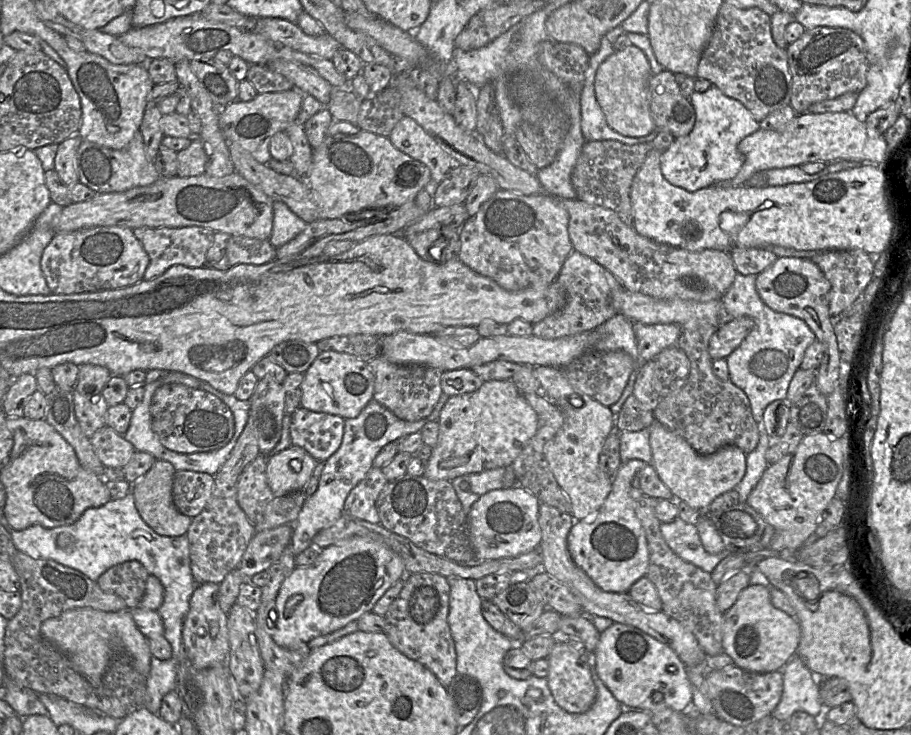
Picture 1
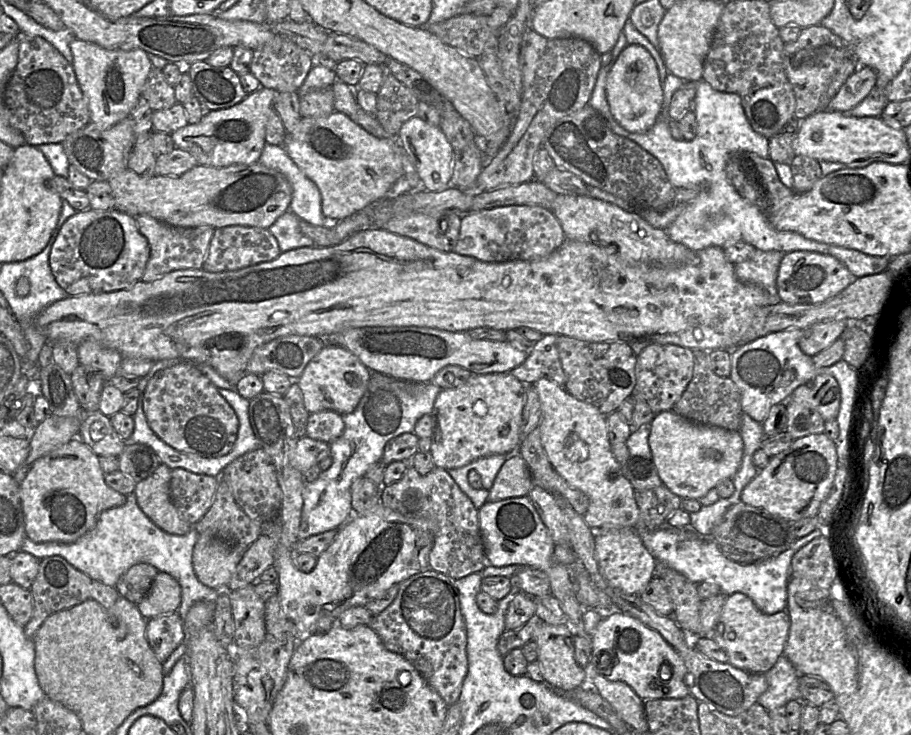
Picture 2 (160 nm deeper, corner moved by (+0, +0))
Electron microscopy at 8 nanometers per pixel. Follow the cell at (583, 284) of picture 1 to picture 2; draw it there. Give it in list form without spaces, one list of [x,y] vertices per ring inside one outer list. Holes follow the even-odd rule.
[[[543,335],[534,343],[533,350],[525,361],[510,373],[525,385],[533,385],[539,379],[546,378],[564,387],[566,375],[561,365],[557,340],[558,335]]]

